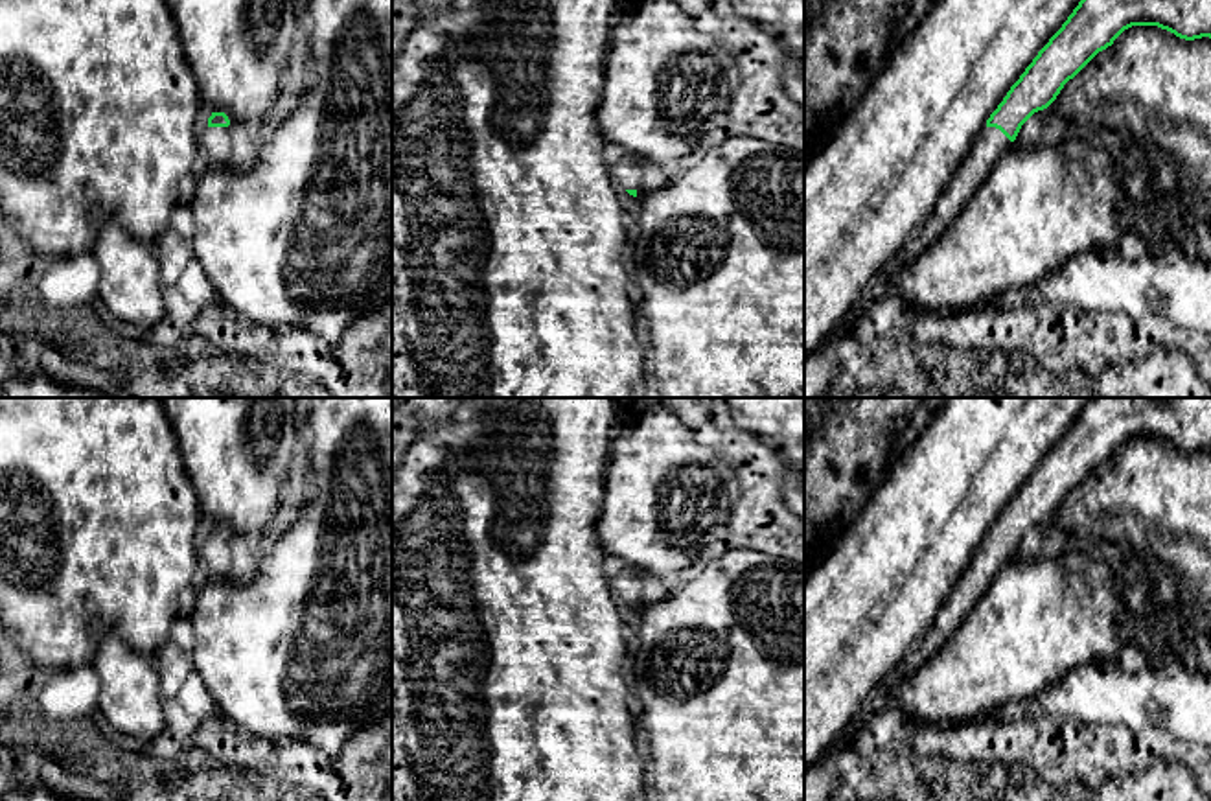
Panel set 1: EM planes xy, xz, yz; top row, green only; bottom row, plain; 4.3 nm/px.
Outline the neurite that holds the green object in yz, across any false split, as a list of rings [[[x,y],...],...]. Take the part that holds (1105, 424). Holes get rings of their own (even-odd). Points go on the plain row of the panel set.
[[[1091,398],[1062,440],[1038,464],[998,521],[990,527],[968,567],[953,584],[946,602],[935,617],[935,622],[869,698],[867,722],[872,716],[889,711],[887,698],[896,685],[937,656],[968,611],[985,595],[1001,565],[1014,558],[1021,538],[1034,525],[1047,521],[1069,492],[1073,492],[1099,464],[1112,459],[1113,453],[1132,438],[1158,438],[1185,453],[1202,449],[1211,451],[1211,398]]]

